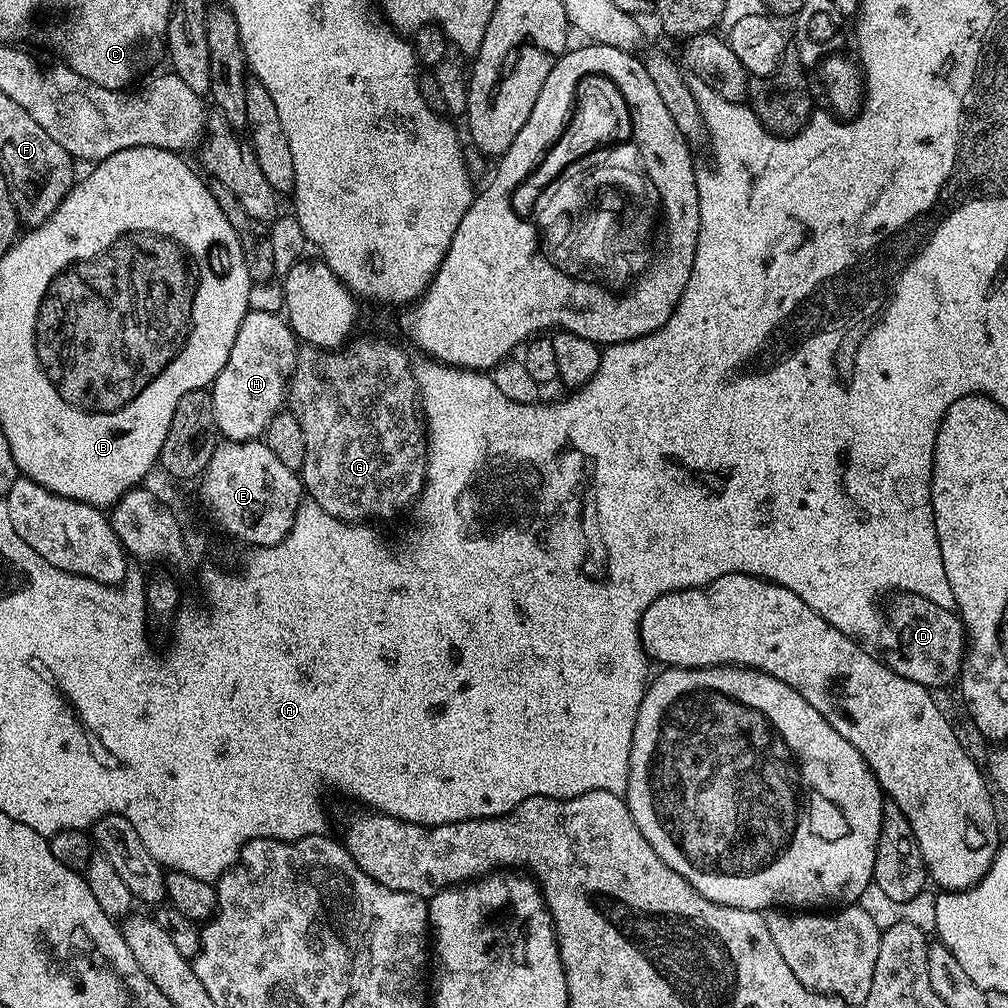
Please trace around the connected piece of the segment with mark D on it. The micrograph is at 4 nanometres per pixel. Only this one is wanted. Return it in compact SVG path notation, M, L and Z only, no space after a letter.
M912 592L893 595L891 600L888 616L886 612L886 624L896 635L896 648L890 649L886 655L888 667L902 674L902 678L910 678L910 682L918 682L929 690L944 688L952 683L955 685L966 655L964 624L959 615L951 608L934 606L934 602Z

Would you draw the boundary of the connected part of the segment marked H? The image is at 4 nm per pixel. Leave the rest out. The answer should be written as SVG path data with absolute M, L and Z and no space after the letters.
M251 310L244 315L234 338L234 346L230 350L230 358L210 385L216 430L224 440L258 440L267 433L270 422L285 407L297 355L296 335L292 333L292 327L283 315Z

